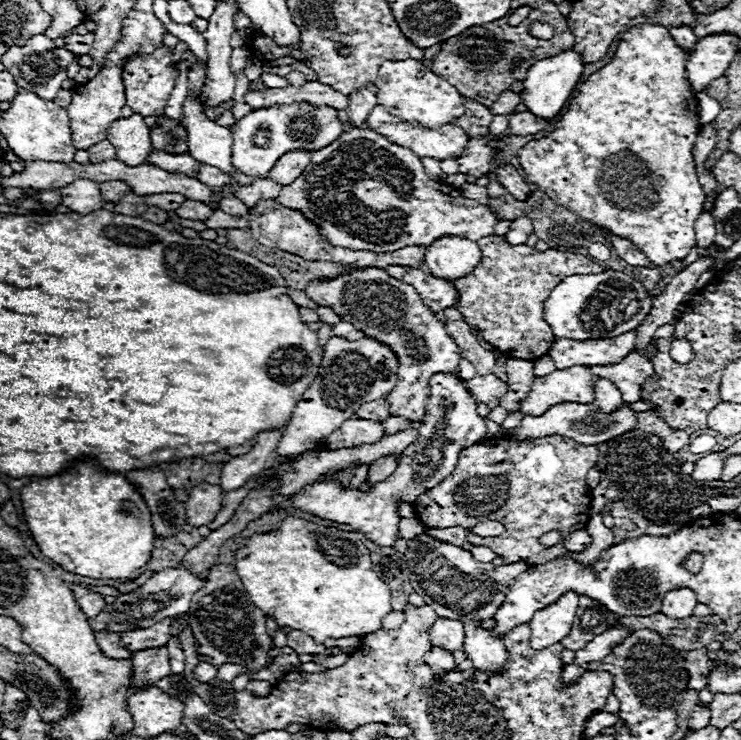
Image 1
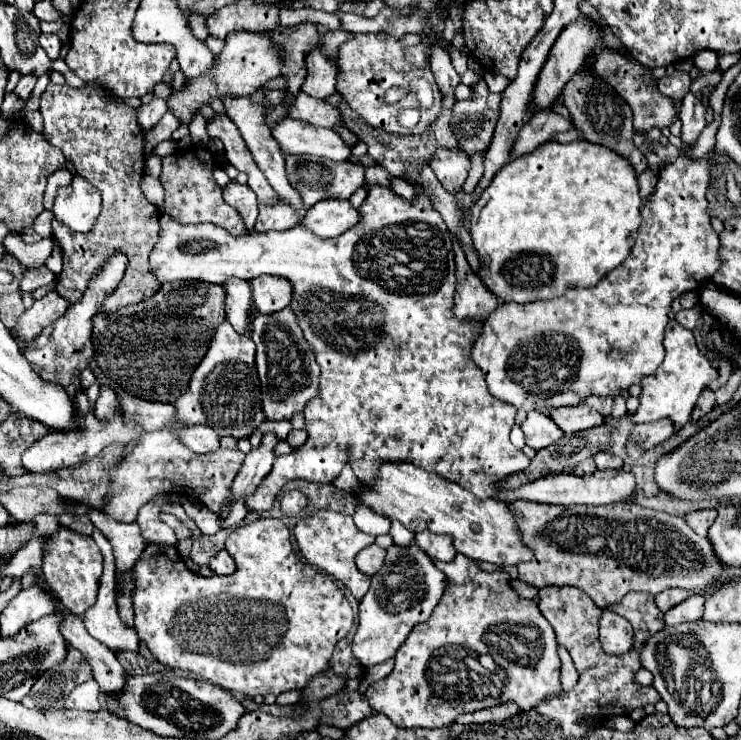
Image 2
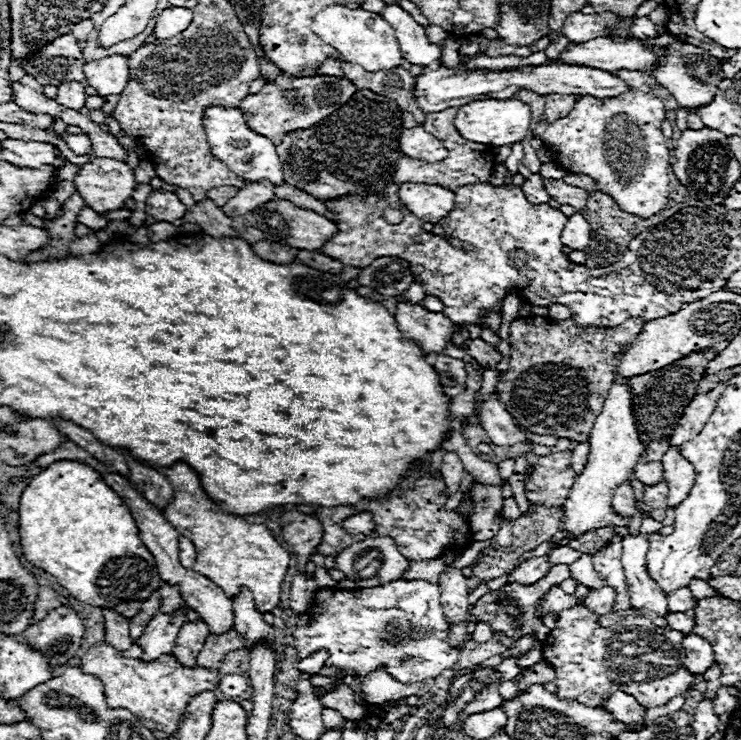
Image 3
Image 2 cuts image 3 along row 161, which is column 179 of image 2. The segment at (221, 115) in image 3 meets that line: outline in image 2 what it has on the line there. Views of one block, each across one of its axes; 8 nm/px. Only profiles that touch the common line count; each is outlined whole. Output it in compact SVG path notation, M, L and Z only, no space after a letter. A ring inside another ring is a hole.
M372 186L368 190L366 200L362 202L362 206L358 208L360 212L360 220L358 224L354 224L350 230L346 230L344 234L336 236L336 238L314 238L306 228L302 228L300 224L286 230L286 232L252 232L252 234L242 234L242 236L232 236L226 234L224 228L216 226L216 224L182 224L176 218L168 216L166 212L160 216L160 240L154 248L154 252L150 254L150 266L152 272L156 274L156 278L160 278L160 282L172 282L172 280L204 280L204 282L214 282L214 284L222 284L228 278L240 278L240 280L252 280L256 276L268 274L268 276L280 276L286 278L292 284L292 302L290 308L296 314L296 320L300 324L300 328L304 330L304 338L310 346L310 350L314 350L316 362L320 366L320 384L318 384L318 396L314 400L310 400L304 408L304 416L306 416L306 432L308 432L308 440L304 446L296 448L290 454L284 454L278 458L278 462L274 462L272 472L260 482L260 486L256 488L256 492L252 496L248 496L244 500L244 506L248 508L248 512L256 512L256 514L264 514L266 510L272 508L274 504L274 496L280 494L282 486L288 480L294 478L304 478L306 480L316 480L316 482L332 482L340 476L344 464L348 462L354 472L356 478L360 482L372 482L376 478L378 466L382 462L410 462L414 466L424 468L426 472L438 474L450 482L456 482L458 486L470 490L472 494L476 494L478 498L492 498L496 486L506 480L508 476L522 472L524 468L528 468L530 460L522 454L522 450L518 450L512 442L510 442L510 428L514 424L514 416L516 416L516 408L494 398L488 388L486 388L486 380L482 370L478 370L478 366L470 360L470 348L474 344L476 334L480 334L480 324L468 322L468 320L456 320L452 316L452 306L454 306L454 286L456 286L456 278L454 278L454 250L452 250L452 234L448 232L446 236L446 224L442 222L442 216L430 206L428 198L416 196L412 202L400 198L396 192L392 192L390 188L380 188L380 186Z

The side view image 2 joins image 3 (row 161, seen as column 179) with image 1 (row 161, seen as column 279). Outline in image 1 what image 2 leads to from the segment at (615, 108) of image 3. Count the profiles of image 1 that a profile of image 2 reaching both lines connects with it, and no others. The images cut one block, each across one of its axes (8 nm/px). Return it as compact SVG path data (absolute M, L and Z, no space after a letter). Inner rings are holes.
M664 26L630 28L622 34L614 58L576 86L554 130L540 140L528 142L518 152L520 166L530 184L536 184L556 204L580 218L634 242L656 266L684 260L688 250L696 246L694 222L706 200L692 156L700 122L696 92L686 82L686 56Z

